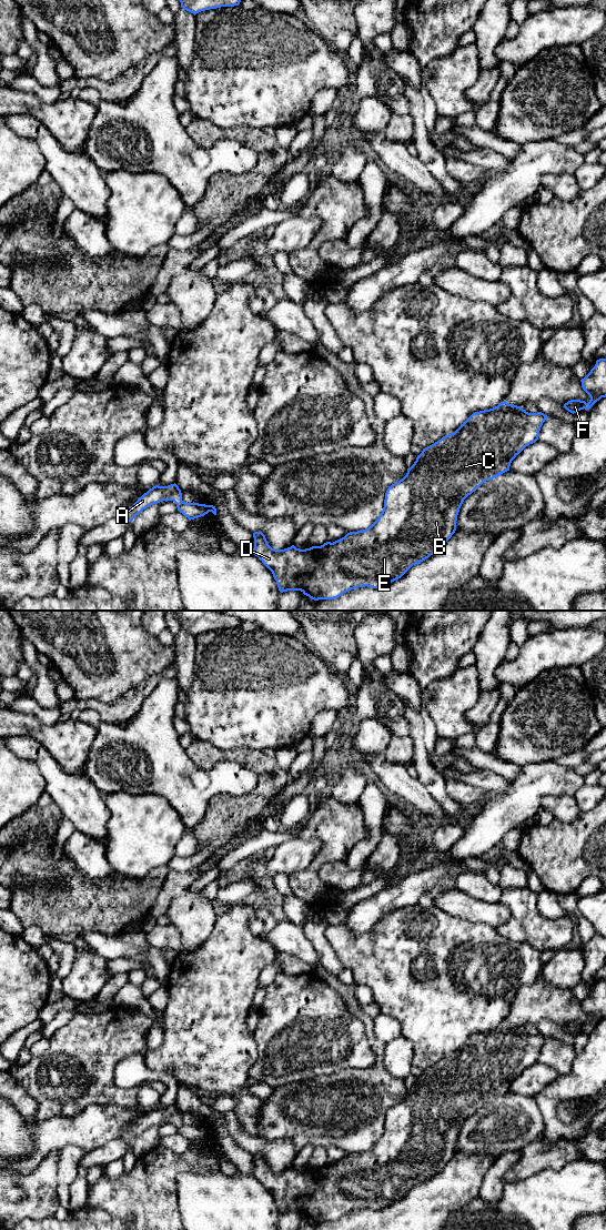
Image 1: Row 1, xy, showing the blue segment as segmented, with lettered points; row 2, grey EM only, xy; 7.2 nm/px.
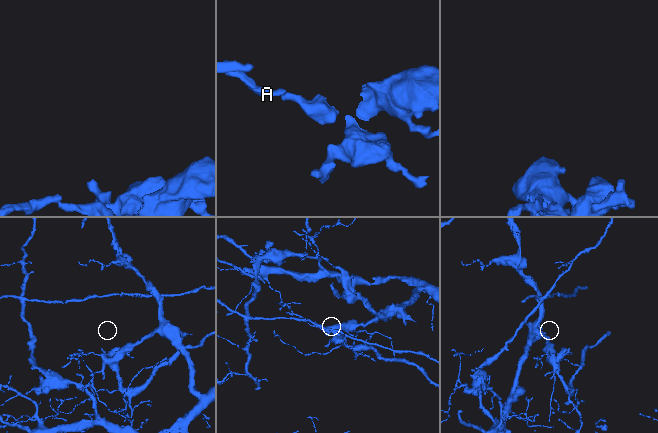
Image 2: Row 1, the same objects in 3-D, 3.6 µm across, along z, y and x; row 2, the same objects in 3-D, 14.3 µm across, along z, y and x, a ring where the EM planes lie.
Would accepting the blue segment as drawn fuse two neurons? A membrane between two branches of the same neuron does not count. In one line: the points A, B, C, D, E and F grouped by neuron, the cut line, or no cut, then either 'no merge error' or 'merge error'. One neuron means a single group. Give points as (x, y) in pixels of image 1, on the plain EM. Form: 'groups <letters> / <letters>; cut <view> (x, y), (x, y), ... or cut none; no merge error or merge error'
groups A B C D E F; cut none; no merge error

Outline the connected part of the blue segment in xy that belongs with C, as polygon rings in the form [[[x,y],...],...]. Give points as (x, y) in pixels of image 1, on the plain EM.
[[[505,1022],[493,1030],[475,1034],[454,1055],[423,1070],[406,1097],[388,1108],[383,1132],[368,1150],[350,1153],[333,1165],[305,1171],[294,1167],[284,1171],[272,1170],[262,1153],[254,1153],[253,1176],[272,1193],[281,1214],[301,1212],[314,1222],[334,1221],[357,1209],[388,1207],[443,1169],[456,1152],[457,1137],[464,1121],[484,1103],[509,1092],[512,1082],[538,1061],[541,1049],[548,1039],[542,1034],[528,1035]]]

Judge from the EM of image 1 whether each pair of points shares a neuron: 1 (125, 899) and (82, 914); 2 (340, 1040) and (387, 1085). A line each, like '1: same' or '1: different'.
1: same
2: different

